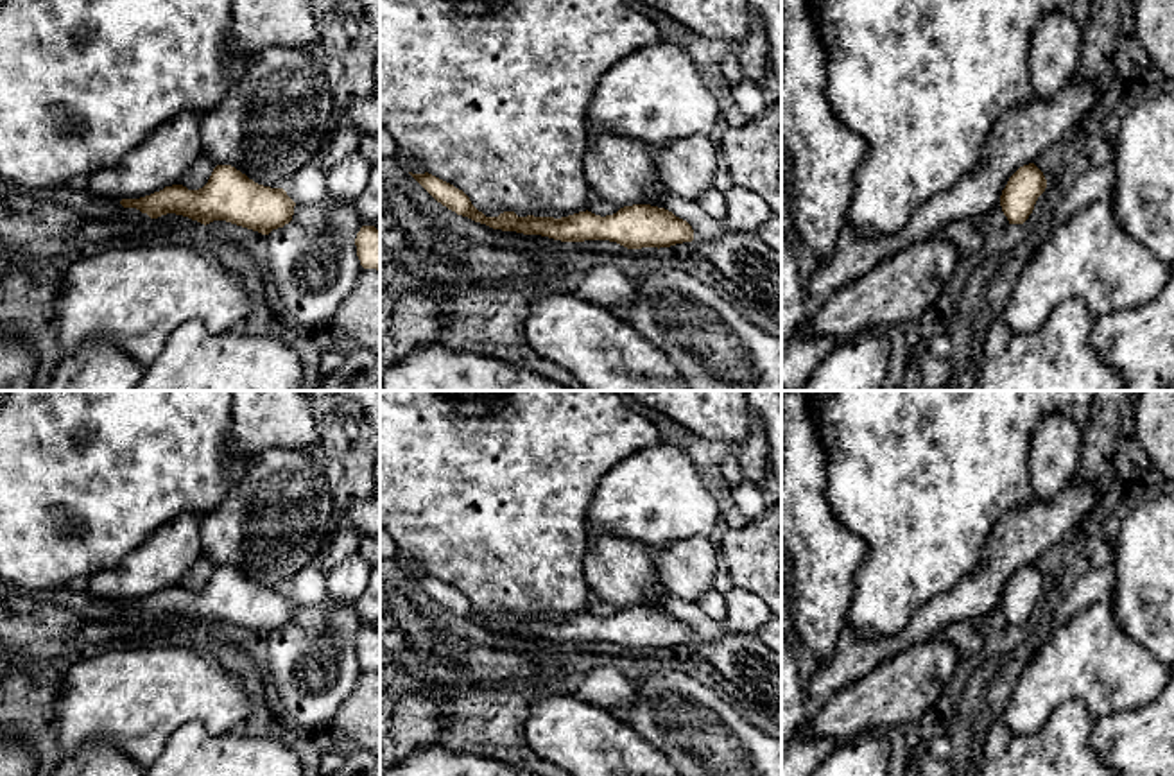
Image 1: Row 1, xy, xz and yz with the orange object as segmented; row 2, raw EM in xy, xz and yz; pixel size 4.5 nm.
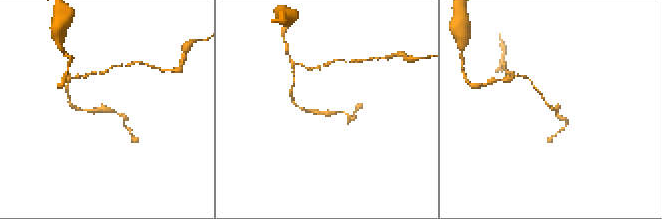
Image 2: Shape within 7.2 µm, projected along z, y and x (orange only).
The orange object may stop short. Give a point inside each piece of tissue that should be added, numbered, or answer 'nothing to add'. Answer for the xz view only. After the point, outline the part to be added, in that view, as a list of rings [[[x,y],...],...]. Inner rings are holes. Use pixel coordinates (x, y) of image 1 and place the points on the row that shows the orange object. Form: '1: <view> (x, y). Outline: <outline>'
nothing to add

